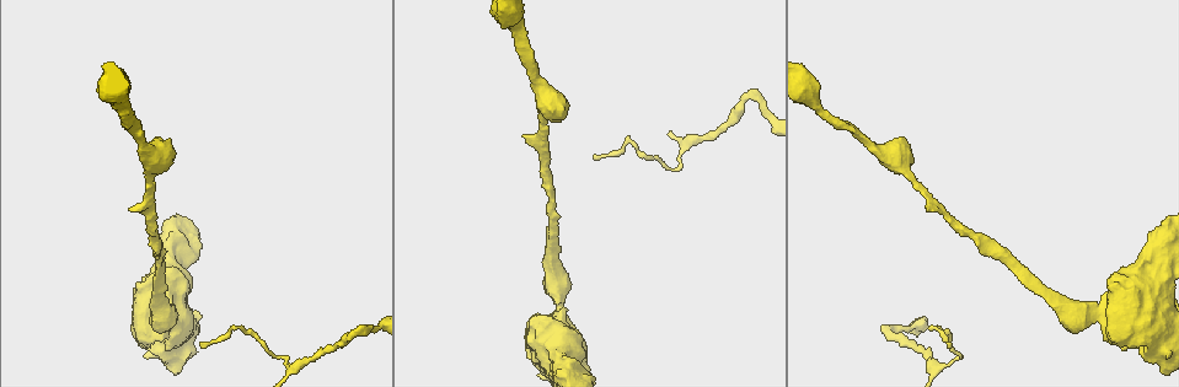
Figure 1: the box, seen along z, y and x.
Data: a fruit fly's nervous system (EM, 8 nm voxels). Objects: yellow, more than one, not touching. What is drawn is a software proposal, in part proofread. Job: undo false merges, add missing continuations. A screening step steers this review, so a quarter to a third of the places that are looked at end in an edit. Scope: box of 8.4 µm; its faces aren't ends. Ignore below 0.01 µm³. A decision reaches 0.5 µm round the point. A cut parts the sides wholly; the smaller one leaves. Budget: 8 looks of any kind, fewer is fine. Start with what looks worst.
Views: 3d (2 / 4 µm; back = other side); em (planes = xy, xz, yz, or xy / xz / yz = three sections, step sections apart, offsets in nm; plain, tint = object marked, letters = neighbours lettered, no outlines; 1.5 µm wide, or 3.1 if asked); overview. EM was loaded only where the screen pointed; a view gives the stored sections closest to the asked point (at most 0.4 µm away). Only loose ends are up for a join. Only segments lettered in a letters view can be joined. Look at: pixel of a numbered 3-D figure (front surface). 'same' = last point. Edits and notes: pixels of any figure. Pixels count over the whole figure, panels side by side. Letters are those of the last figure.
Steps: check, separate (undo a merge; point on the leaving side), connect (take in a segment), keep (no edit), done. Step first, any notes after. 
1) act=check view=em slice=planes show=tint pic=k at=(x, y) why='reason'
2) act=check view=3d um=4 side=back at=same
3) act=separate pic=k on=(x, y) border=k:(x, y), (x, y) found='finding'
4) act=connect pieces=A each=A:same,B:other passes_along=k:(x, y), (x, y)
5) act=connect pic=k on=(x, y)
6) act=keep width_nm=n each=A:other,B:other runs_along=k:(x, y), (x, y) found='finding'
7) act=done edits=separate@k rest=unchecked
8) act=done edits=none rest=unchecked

act=check view=3d um=4 pic=1 at=(524, 138) why='thin end'

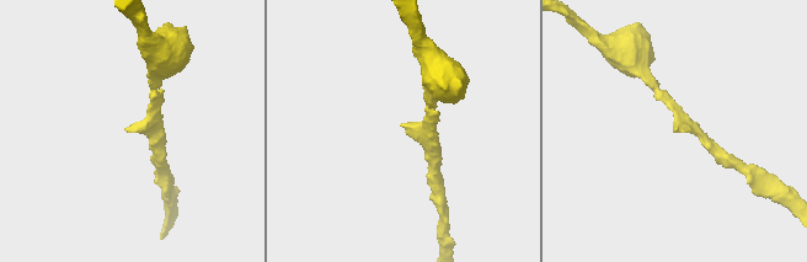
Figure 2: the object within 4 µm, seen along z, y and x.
act=check view=em slice=xz step=4 show=tint pic=2 at=(127, 131) why='shape alone is not enough'

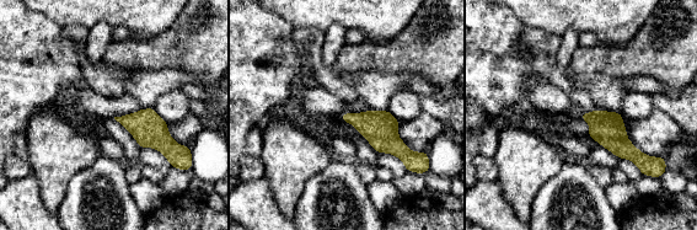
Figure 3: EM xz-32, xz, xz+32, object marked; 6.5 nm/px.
act=check view=em slice=xz step=4 show=letters at=same

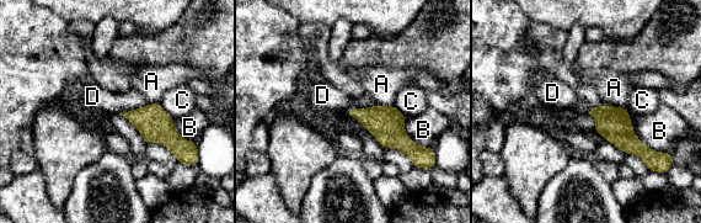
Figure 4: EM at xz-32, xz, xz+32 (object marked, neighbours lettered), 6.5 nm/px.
act=keep width_nm=110 each=A:other,B:other,C:other,D:other border=4:(376, 105), (349, 109), (346, 113) found='no lettered segment goes on from it'

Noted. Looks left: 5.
act=check view=3d um=2 pic=1 at=(932, 362) why='a narrow waist'

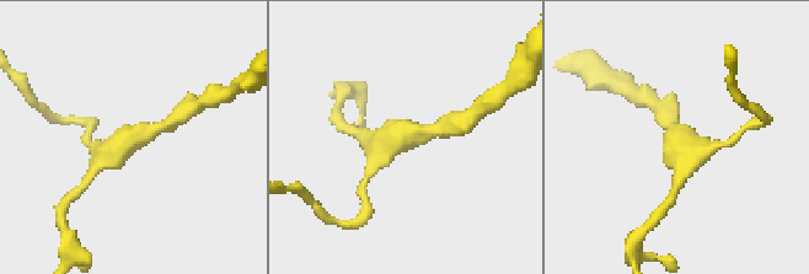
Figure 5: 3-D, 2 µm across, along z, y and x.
act=check view=em slice=planes show=tint pic=5 at=(124, 140)

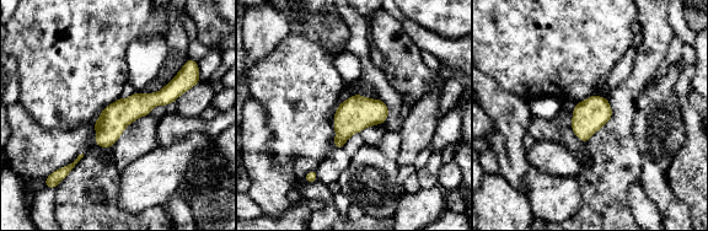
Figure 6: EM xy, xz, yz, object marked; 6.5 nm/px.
act=check view=em slice=planes show=letters at=same why='what lies round it'

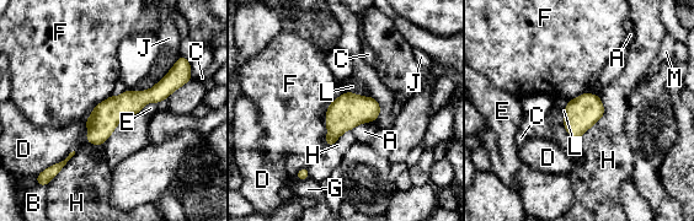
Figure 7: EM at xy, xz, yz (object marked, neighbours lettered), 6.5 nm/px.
act=keep each=A:other,B:other,C:other,D:other,E:other,F:other,G:other,H:other,J:other,L:other,M:other border=7:(332, 101), (326, 112), (327, 145) found='one neuron here'

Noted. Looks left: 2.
act=check view=em slice=yz step=8 show=letters pic=1 at=(120, 109) why='calibre changes'

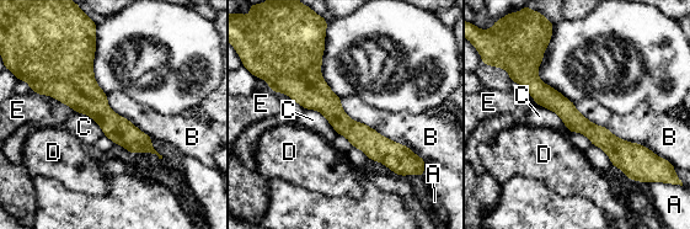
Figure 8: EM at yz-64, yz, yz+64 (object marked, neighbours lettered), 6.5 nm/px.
act=keep longest_contact=B:650nm each=A:other,B:other,C:other,D:other,E:other border=8:(340, 99), (352, 120), (421, 158) found='all the same neuron'

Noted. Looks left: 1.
act=done edits=none rest=unchecked

